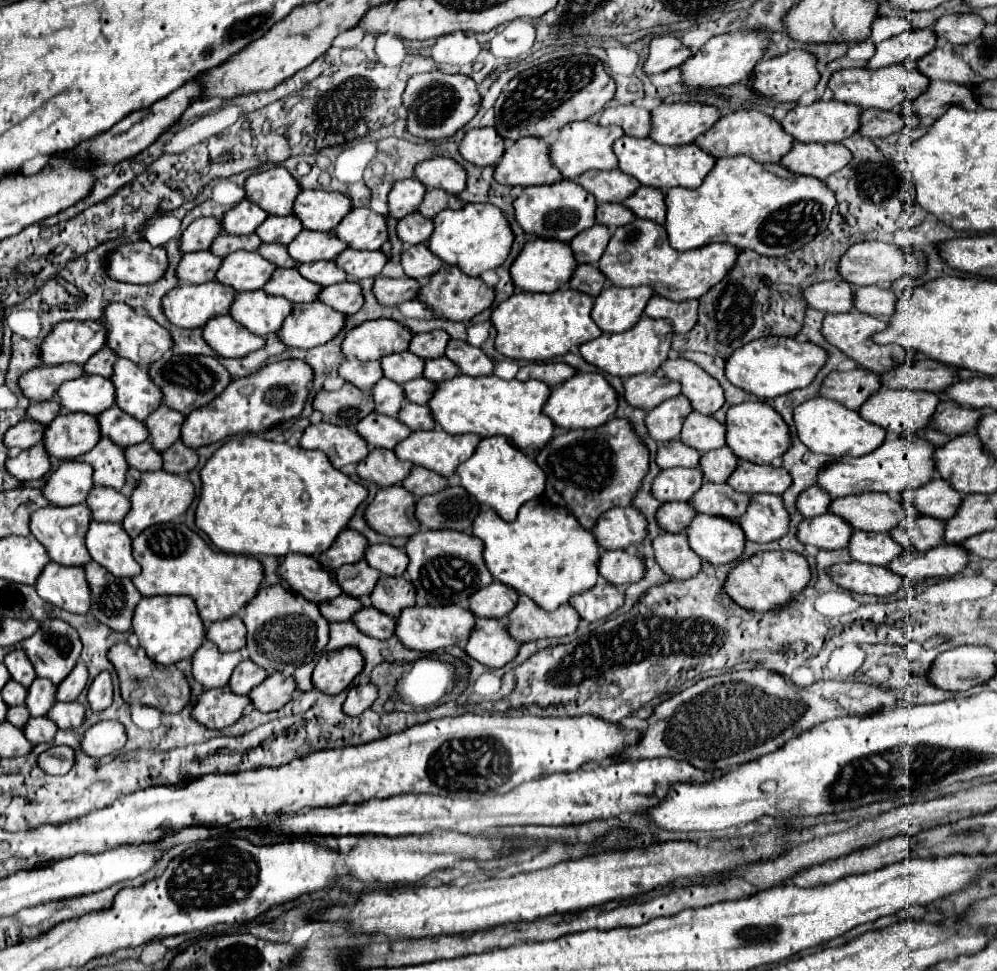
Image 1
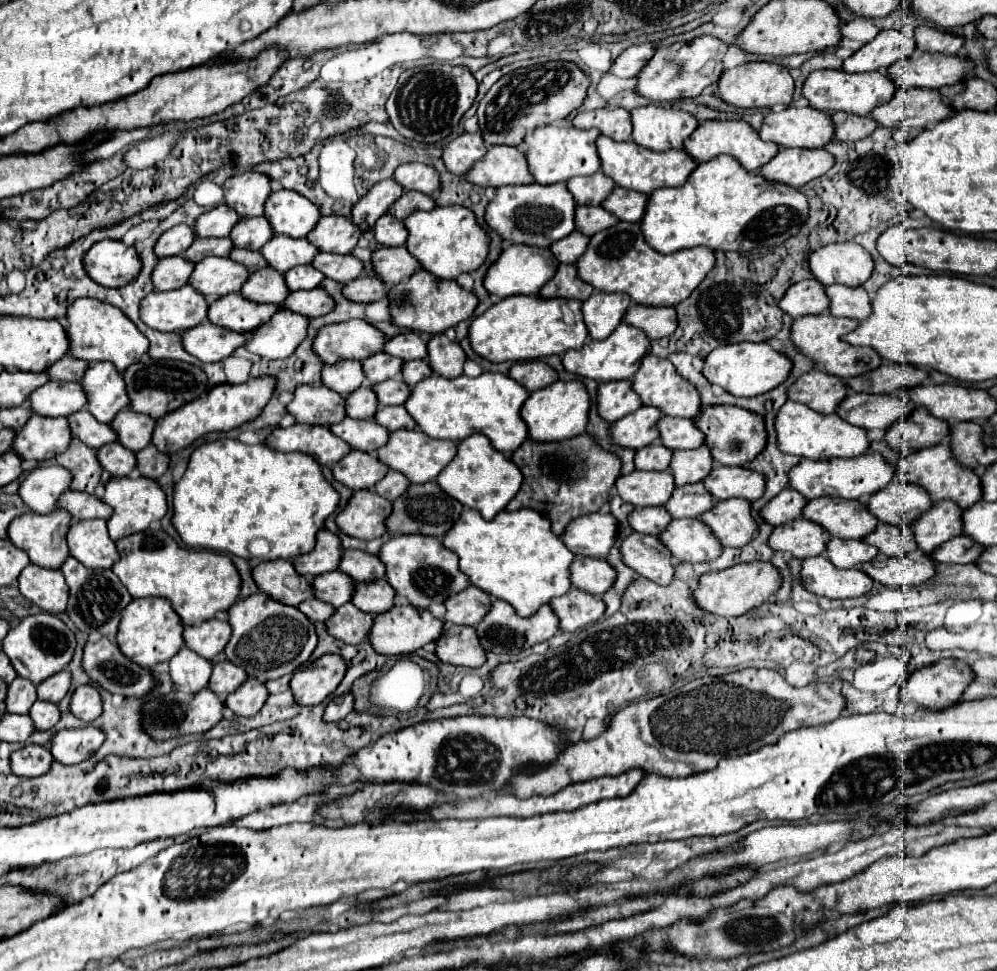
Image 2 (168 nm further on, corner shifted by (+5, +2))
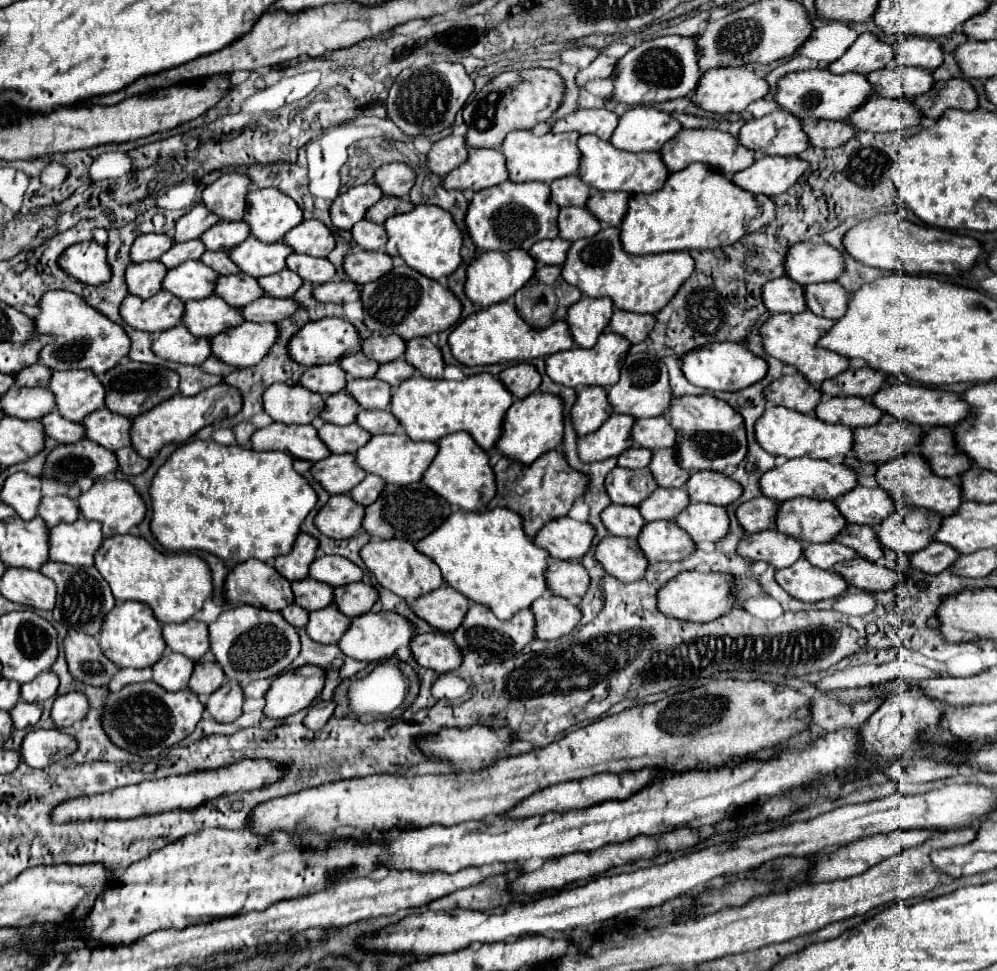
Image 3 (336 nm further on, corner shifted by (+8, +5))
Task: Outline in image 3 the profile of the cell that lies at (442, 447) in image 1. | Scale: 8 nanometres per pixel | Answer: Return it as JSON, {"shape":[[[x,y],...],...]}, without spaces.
{"shape":[[[405,433],[393,435],[375,435],[367,445],[357,451],[357,465],[363,467],[367,473],[375,473],[385,479],[385,483],[415,483],[421,481],[423,473],[431,465],[439,451],[437,443],[419,443],[411,441]]]}

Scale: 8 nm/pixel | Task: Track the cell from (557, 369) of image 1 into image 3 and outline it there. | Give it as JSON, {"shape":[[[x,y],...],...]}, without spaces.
{"shape":[[[531,363],[511,365],[501,371],[499,379],[513,393],[513,397],[519,397],[519,399],[535,393],[541,385],[541,375]]]}

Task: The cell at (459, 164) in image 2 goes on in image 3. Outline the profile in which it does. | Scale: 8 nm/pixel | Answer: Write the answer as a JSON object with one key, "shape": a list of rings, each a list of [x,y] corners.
{"shape":[[[449,135],[449,137],[437,141],[433,145],[433,149],[427,153],[429,169],[437,175],[447,175],[455,167],[463,165],[463,161],[467,161],[467,151],[469,151],[469,147],[465,143],[465,137]]]}

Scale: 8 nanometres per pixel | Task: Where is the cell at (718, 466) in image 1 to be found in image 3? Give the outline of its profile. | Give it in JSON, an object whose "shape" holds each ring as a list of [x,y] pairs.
{"shape":[[[659,449],[653,451],[653,459],[649,465],[655,475],[659,487],[683,487],[691,477],[691,471],[685,471],[677,461],[675,449]]]}

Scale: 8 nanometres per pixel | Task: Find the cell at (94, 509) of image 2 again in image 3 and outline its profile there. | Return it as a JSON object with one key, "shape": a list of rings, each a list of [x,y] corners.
{"shape":[[[55,495],[55,497],[43,497],[41,499],[41,505],[39,505],[39,511],[37,511],[47,527],[55,527],[59,523],[71,523],[71,521],[77,521],[81,511],[77,507],[77,501],[73,501],[71,497],[67,495]]]}

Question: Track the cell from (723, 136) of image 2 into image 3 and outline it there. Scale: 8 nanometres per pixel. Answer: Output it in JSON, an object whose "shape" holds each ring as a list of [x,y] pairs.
{"shape":[[[683,129],[679,135],[675,135],[675,139],[671,139],[671,143],[663,145],[661,157],[671,173],[681,171],[695,161],[701,161],[701,163],[711,165],[713,169],[719,169],[721,173],[725,173],[729,177],[729,175],[753,165],[755,151],[743,147],[737,137],[733,137],[731,133],[723,133],[719,129]]]}

